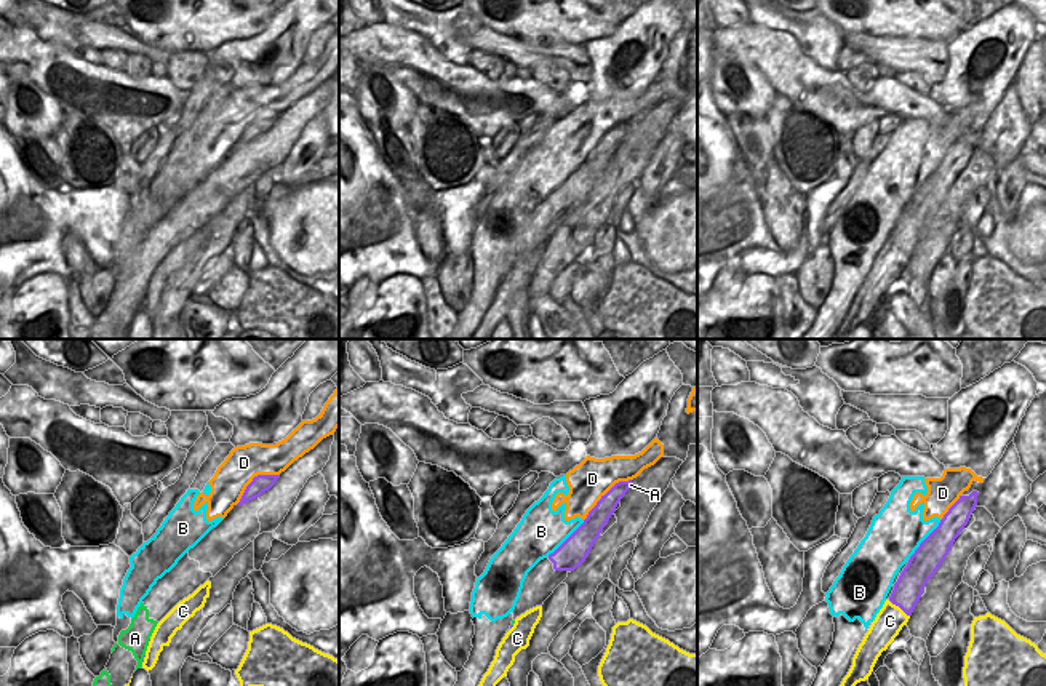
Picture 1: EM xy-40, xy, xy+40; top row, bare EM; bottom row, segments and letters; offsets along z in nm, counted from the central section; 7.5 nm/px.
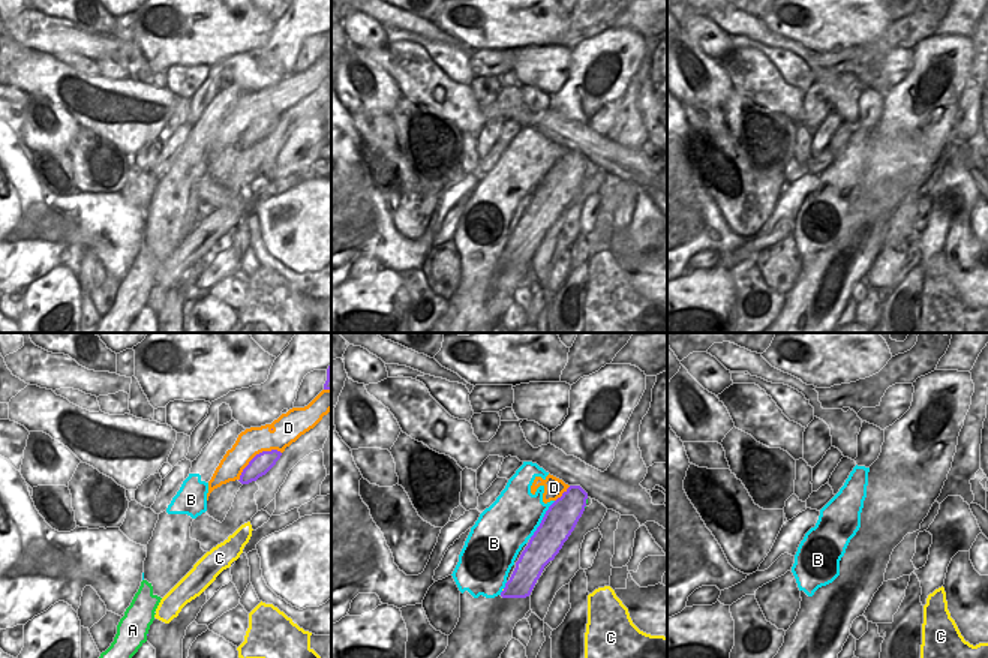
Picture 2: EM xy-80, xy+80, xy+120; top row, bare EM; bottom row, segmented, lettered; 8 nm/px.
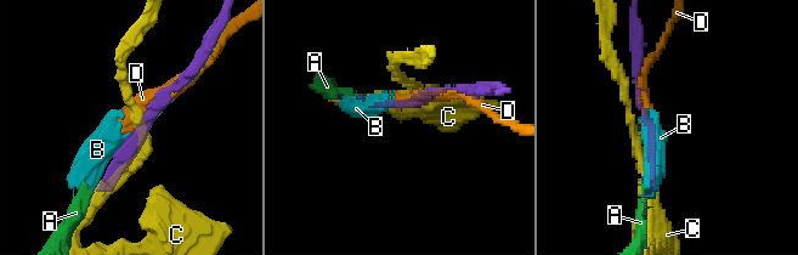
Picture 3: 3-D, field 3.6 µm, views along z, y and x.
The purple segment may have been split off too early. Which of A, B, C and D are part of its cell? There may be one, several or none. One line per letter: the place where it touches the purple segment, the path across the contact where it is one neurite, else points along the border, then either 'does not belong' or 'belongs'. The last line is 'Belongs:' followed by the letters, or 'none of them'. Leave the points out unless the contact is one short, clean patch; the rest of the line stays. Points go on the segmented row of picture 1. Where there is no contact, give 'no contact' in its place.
A: no contact; belongs
B: meets purple in xy at (566, 539); border along xy (584, 520), (547, 555); does not belong
C: meets purple in xy+40 at (899, 606); does not belong
D: meets purple in xy at (605, 494); does not belong
Belongs: A

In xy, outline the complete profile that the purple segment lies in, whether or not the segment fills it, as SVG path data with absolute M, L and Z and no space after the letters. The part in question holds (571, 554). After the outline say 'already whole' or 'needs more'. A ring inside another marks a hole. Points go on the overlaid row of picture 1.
M632 480L616 483L589 512L584 523L549 555L555 571L574 571L585 561L595 540L600 537L600 532L608 524L630 485Z; already whole

